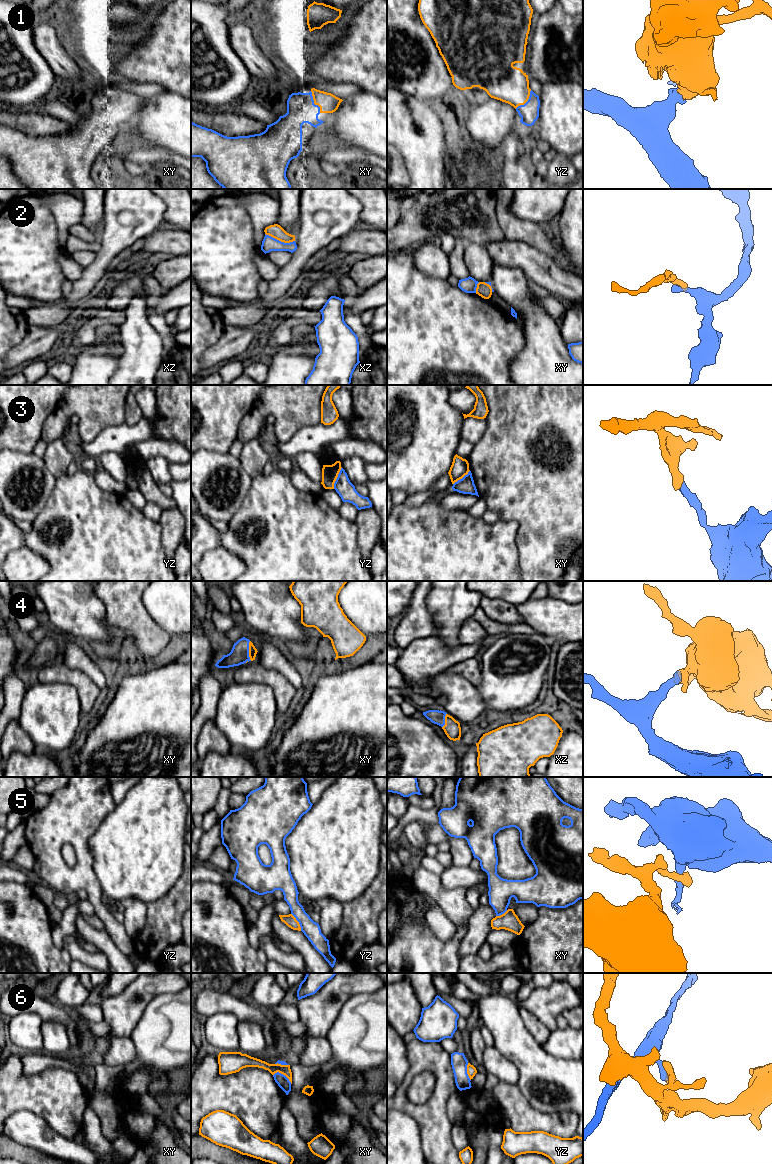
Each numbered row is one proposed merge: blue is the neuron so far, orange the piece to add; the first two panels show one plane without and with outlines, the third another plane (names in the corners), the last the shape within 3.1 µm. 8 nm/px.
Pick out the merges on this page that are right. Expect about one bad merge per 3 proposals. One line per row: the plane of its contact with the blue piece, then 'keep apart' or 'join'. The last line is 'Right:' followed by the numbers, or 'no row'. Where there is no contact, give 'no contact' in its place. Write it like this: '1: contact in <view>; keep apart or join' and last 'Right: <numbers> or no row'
1: contact in xy; join
2: contact in xz; keep apart
3: contact in yz; keep apart
4: contact in xy; join
5: contact in yz; keep apart
6: contact in xy; keep apart
Right: 1, 4

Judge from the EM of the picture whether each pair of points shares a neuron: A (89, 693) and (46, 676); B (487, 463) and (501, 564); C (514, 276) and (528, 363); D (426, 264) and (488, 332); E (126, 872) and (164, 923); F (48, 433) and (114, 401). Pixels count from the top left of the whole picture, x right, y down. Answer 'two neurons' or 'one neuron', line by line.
A: one neuron
B: two neurons
C: one neuron
D: two neurons
E: two neurons
F: one neuron

